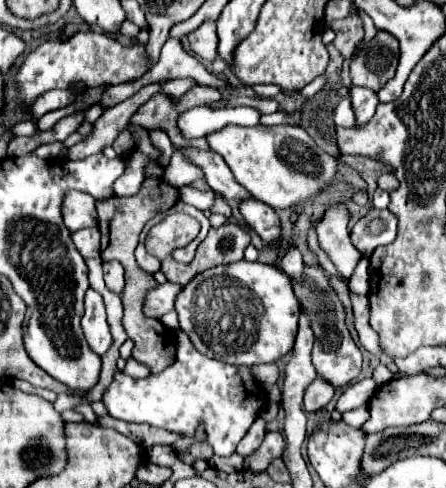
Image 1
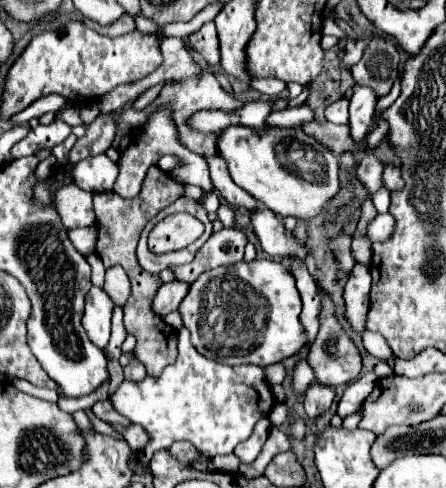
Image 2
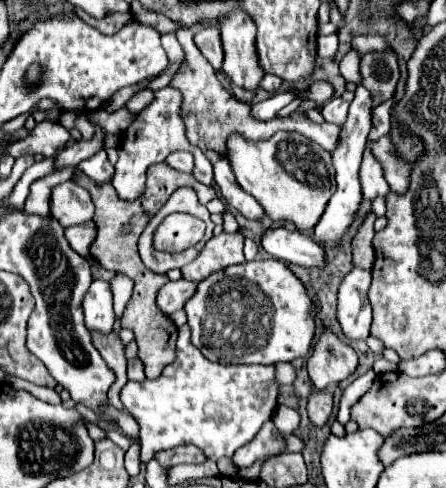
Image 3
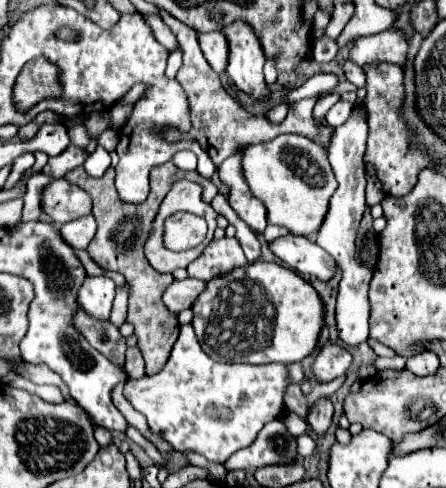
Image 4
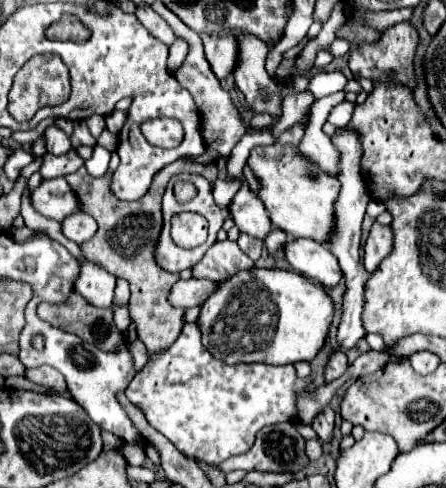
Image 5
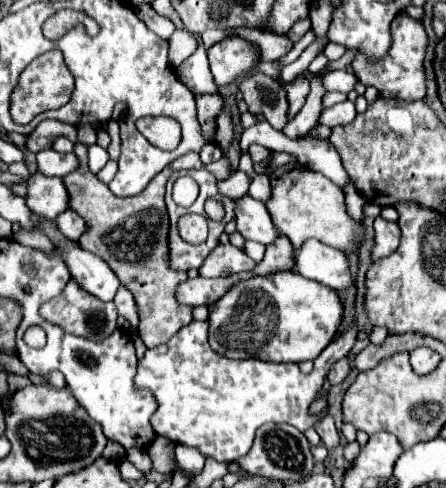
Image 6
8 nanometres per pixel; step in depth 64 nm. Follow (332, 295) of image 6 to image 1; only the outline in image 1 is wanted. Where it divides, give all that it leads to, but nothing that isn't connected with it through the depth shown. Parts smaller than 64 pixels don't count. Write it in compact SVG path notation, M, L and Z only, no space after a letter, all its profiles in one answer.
M240 260L234 264L210 268L192 278L184 286L184 292L180 292L180 296L176 298L176 312L180 328L190 336L190 342L200 354L232 366L254 366L276 362L294 348L292 336L296 340L300 302L294 294L290 276L286 276L278 266Z

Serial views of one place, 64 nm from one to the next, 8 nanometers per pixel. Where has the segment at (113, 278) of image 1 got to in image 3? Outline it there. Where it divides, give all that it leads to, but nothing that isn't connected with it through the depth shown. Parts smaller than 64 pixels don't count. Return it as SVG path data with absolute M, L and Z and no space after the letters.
M118 274L114 280L110 280L112 284L112 294L114 294L114 314L116 314L116 320L122 318L122 312L130 300L130 294L132 294L132 282Z

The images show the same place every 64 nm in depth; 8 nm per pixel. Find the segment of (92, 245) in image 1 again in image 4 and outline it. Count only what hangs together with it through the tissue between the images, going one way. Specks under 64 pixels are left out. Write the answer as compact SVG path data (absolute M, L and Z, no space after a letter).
M92 214L76 218L60 228L60 234L72 248L86 248L96 234L96 220Z

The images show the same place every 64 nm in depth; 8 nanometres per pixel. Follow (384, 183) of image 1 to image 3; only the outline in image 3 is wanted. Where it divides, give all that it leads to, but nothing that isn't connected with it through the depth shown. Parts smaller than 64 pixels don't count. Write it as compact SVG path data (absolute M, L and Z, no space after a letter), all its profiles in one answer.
M384 136L376 142L372 142L372 154L380 162L380 166L384 170L384 178L386 178L390 190L396 192L396 194L404 194L410 186L412 164L406 162L400 156L400 152L392 144L390 136Z

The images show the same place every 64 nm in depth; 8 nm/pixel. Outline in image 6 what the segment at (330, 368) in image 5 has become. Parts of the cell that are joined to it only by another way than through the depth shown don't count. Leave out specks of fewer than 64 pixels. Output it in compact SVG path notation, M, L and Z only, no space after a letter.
M342 358L342 360L338 360L338 362L332 366L332 370L330 370L330 374L328 374L328 382L330 382L332 386L338 386L338 384L342 384L342 382L348 378L348 374L350 374L350 360L348 360L348 358Z

